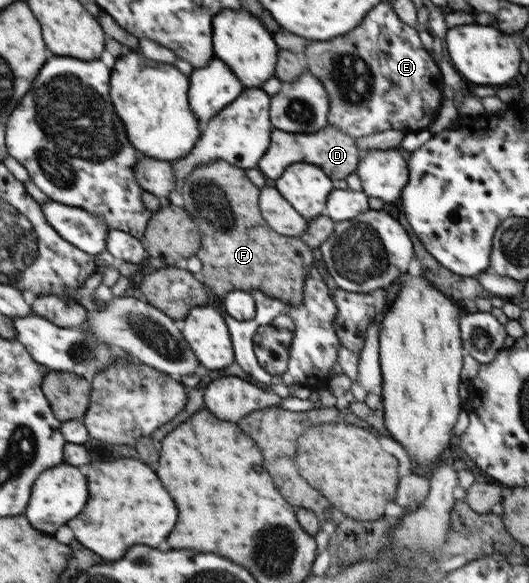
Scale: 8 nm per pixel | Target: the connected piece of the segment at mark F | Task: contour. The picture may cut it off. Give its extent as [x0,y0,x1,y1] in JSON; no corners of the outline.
[180,159,315,304]

